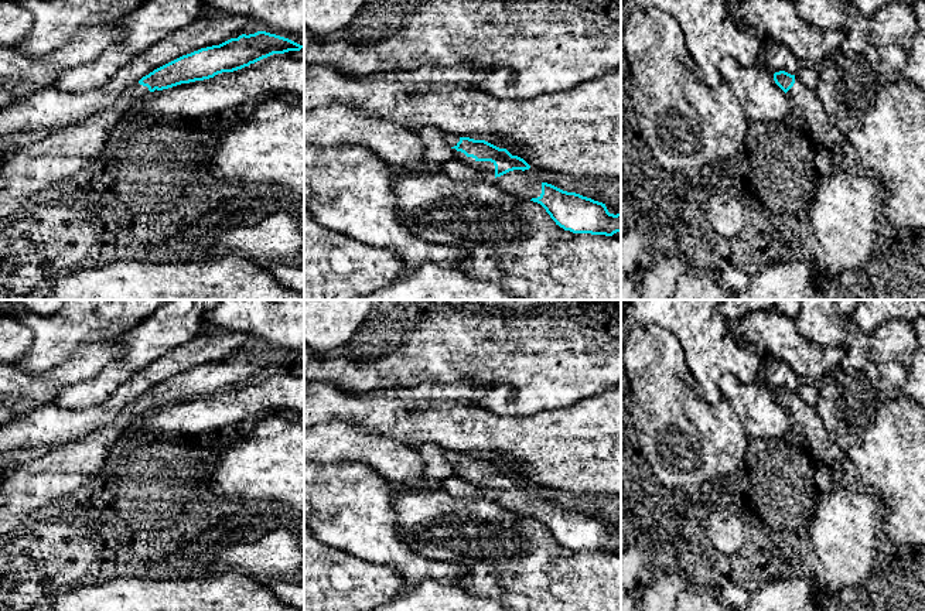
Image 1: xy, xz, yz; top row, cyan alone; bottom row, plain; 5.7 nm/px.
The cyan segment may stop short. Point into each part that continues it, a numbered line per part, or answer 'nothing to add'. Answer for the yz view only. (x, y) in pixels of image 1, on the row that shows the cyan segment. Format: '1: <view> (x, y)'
1: yz (805, 101)

